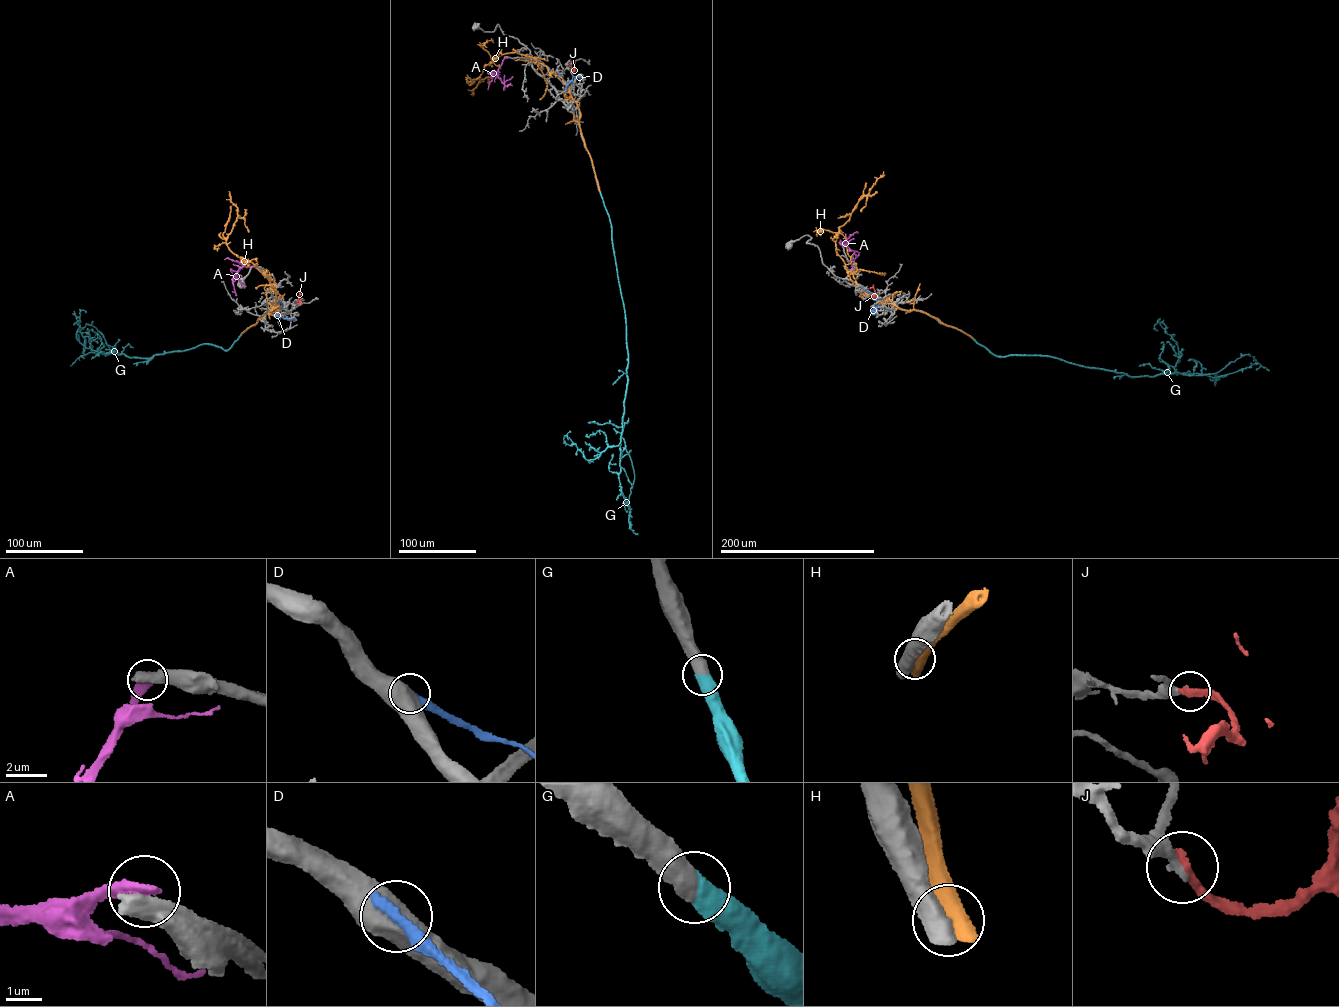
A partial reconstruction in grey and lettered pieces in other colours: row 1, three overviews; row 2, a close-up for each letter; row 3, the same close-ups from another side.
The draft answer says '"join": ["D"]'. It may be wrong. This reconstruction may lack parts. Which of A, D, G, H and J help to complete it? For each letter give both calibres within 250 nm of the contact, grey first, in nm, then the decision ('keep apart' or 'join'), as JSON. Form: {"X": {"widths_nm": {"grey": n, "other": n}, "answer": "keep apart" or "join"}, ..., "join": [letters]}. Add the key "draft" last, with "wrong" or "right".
{"A": {"widths_nm": {"grey": 700, "other": 400}, "answer": "keep apart"}, "D": {"widths_nm": {"grey": 700, "other": 360}, "answer": "keep apart"}, "G": {"widths_nm": {"grey": 550, "other": 600}, "answer": "join"}, "H": {"widths_nm": {"grey": 750, "other": 750}, "answer": "keep apart"}, "J": {"widths_nm": {"grey": 340, "other": 320}, "answer": "keep apart"}, "join": ["G"], "draft": "wrong"}

